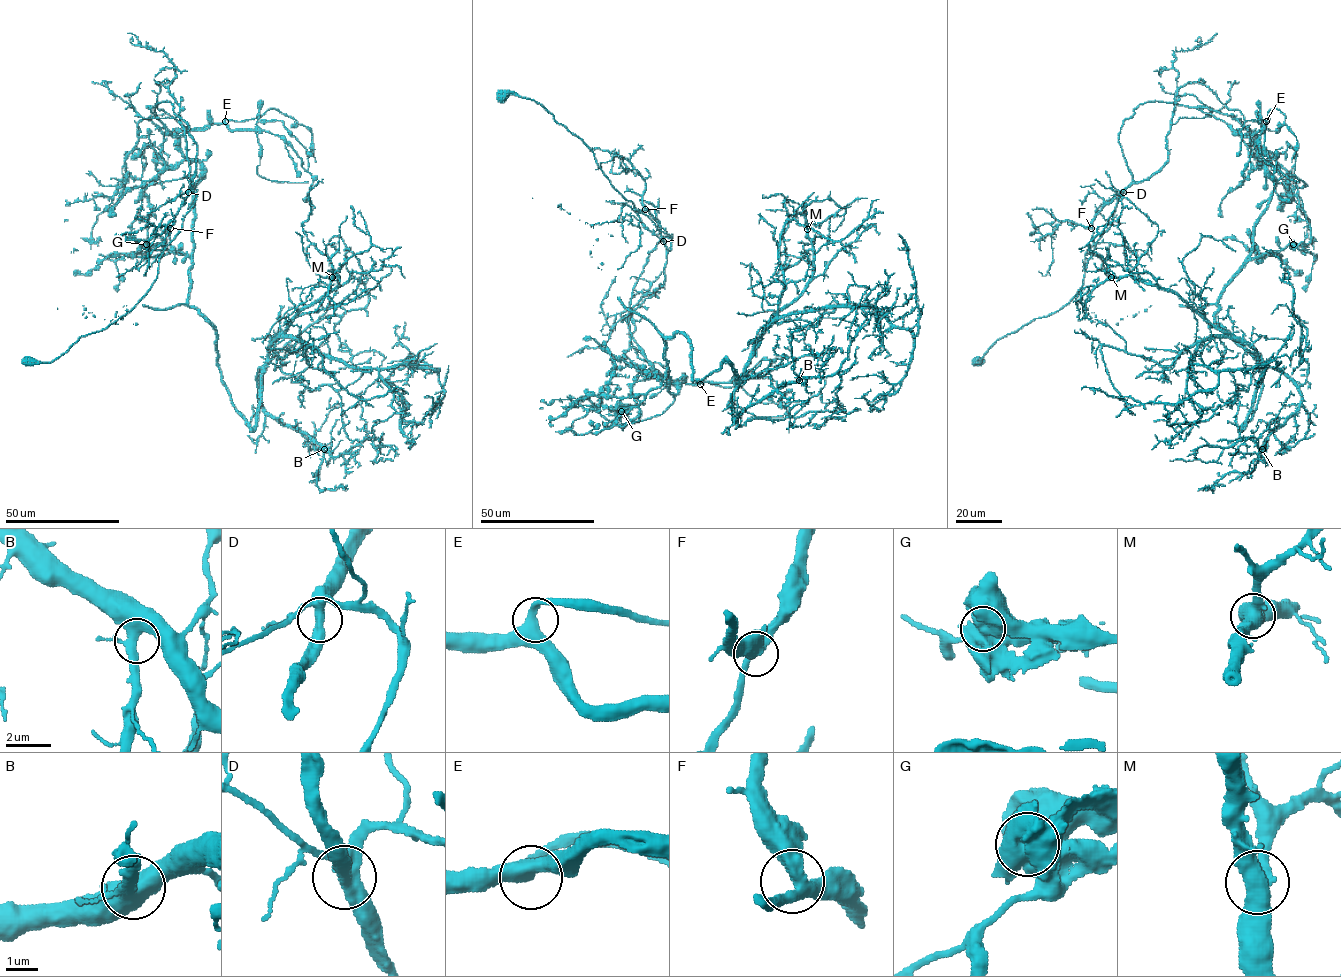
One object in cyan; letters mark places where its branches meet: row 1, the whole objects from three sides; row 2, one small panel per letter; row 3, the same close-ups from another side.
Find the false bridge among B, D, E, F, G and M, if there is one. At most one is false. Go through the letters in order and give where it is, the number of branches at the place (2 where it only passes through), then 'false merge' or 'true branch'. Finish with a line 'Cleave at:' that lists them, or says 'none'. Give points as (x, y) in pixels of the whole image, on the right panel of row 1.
B: (1262, 449) | 3 | true branch
D: (1123, 192) | 3 | true branch
E: (1266, 121) | 3 | true branch
F: (1091, 228) | 3 | true branch
G: (1293, 244) | 3 | false merge
M: (1111, 277) | 3 | true branch
Cleave at: G

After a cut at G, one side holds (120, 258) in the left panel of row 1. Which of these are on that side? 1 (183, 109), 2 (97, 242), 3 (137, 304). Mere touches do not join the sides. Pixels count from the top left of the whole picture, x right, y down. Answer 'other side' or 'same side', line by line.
1: other side
2: other side
3: other side

